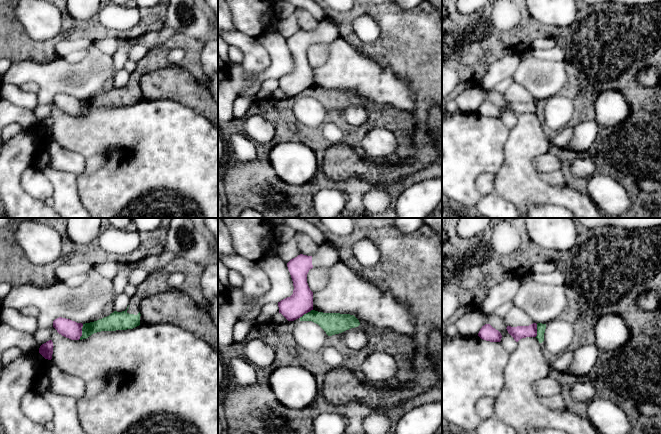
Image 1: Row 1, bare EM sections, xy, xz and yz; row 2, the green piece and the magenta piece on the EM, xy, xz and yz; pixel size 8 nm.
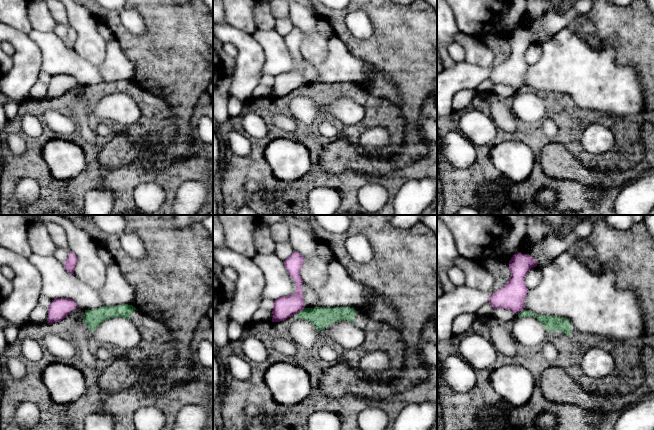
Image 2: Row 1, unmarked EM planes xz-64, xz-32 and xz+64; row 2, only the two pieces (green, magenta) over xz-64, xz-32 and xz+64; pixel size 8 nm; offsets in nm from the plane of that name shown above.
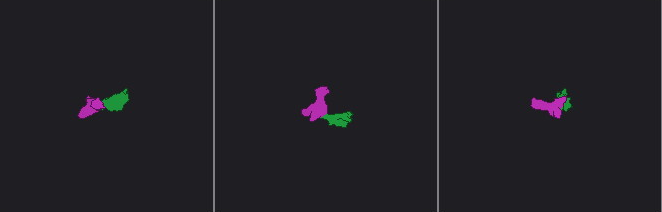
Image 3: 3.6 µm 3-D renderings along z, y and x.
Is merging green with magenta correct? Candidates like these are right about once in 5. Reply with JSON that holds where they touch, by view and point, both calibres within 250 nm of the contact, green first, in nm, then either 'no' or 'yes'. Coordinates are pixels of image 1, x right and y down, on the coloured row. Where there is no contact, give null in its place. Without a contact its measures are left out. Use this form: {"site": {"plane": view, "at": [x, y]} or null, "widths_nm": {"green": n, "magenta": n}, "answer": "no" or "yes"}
{"site": {"plane": "xy", "at": [82, 331]}, "widths_nm": {"green": 130, "magenta": 150}, "answer": "no"}

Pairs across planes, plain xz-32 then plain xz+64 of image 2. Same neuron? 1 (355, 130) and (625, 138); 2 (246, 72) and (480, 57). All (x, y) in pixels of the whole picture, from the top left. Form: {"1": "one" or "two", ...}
{"1": "one", "2": "one"}

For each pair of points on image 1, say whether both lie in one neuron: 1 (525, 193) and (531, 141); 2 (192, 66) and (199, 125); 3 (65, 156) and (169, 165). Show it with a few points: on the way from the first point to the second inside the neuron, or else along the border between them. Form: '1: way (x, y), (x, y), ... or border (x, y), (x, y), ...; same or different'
1: way (525, 180), (525, 154); same
2: border (178, 101), (188, 105), (207, 119); different
3: border (64, 148), (76, 151), (87, 159); different

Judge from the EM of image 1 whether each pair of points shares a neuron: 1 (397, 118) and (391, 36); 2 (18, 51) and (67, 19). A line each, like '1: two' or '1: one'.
1: one
2: one

